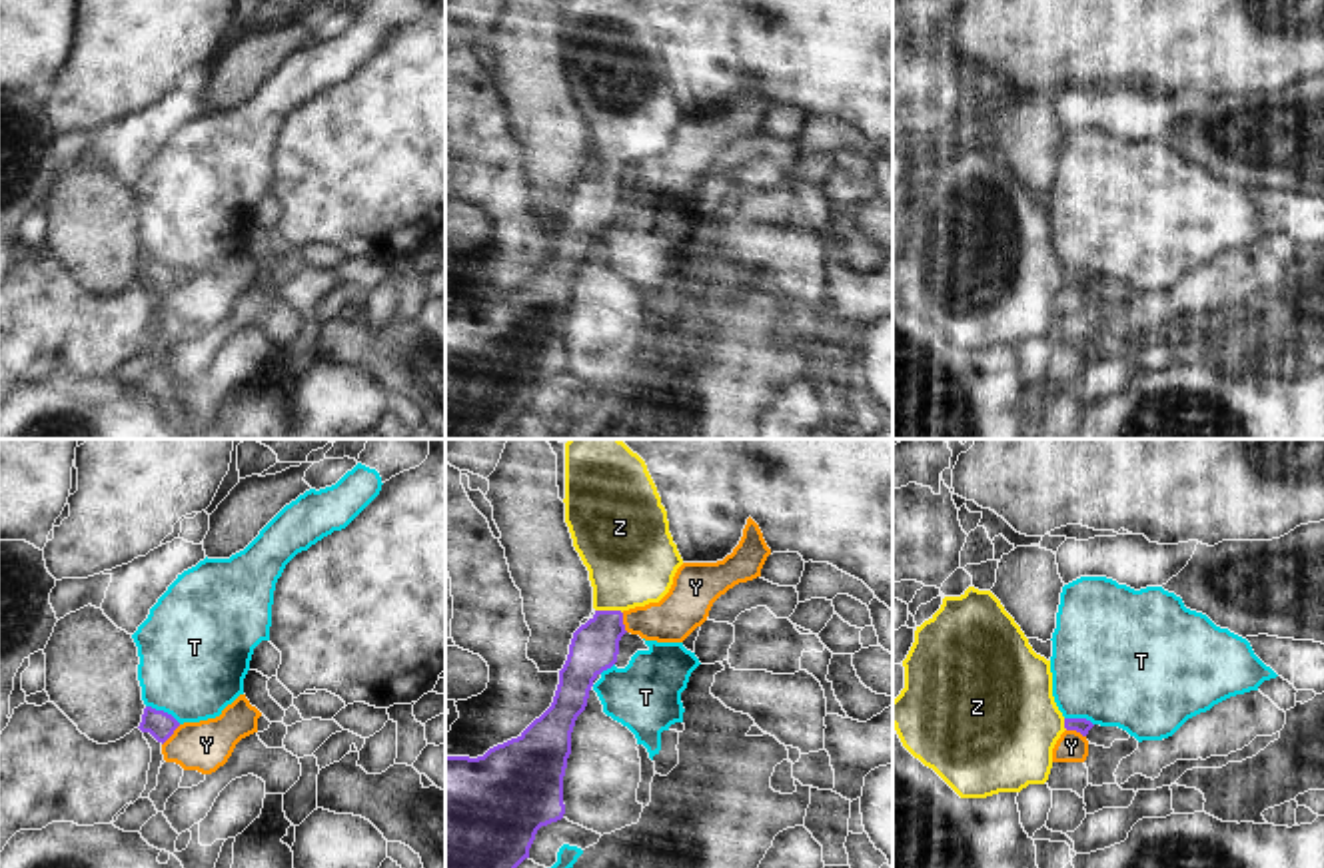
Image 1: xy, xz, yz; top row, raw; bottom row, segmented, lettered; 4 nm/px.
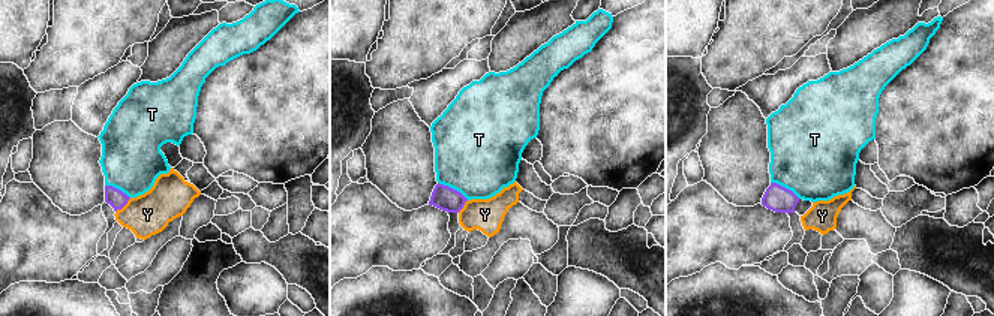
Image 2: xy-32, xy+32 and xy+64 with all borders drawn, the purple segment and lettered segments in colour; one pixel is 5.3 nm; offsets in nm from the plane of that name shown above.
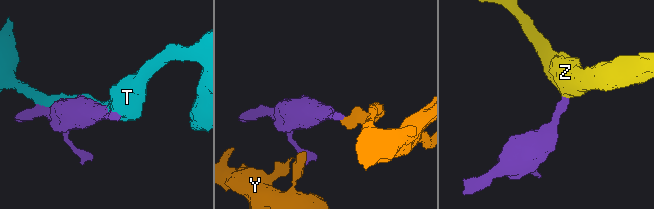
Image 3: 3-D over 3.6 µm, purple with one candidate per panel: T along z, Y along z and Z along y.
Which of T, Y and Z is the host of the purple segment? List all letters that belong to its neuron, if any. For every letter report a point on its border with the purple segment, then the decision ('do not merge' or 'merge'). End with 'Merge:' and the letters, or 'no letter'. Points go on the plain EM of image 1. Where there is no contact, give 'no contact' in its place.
T: contact xy (162, 264); do not merge
Y: contact xy (172, 286); do not merge
Z: contact xz (610, 164); merge
Merge: Z

